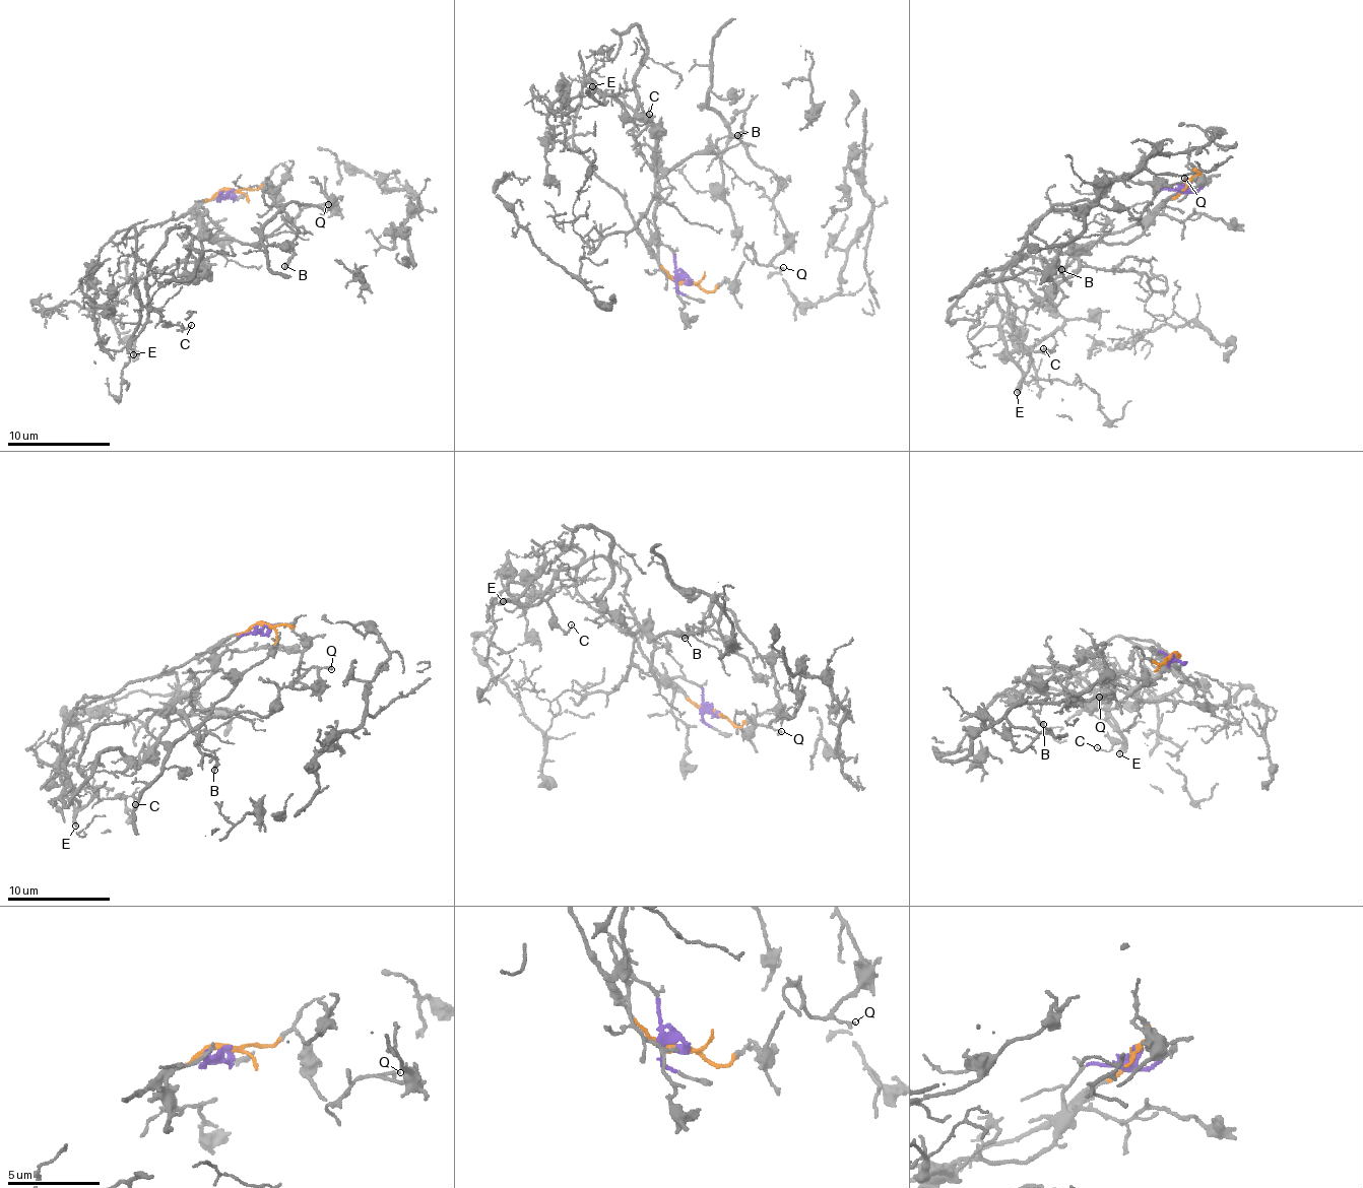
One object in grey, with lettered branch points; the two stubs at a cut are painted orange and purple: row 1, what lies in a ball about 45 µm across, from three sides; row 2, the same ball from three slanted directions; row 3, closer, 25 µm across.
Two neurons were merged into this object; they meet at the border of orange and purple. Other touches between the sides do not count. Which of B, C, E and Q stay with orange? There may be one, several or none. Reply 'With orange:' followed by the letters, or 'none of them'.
With orange: C, E

